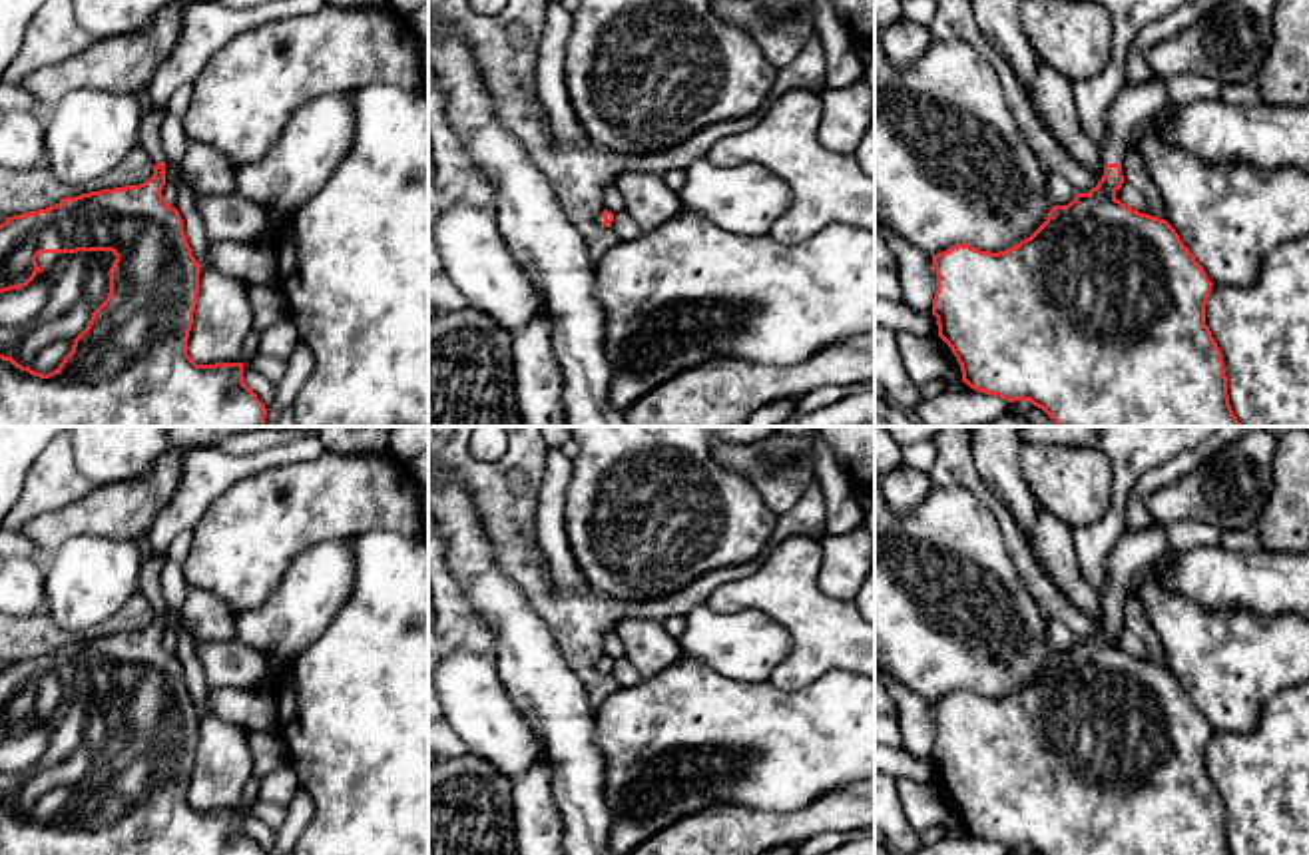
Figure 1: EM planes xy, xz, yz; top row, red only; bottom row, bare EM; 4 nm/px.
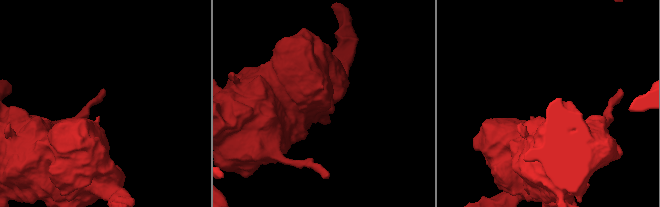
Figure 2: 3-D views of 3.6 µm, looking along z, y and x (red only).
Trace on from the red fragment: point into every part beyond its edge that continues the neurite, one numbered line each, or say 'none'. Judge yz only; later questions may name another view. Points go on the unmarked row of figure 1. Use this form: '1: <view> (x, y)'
1: yz (1136, 549)

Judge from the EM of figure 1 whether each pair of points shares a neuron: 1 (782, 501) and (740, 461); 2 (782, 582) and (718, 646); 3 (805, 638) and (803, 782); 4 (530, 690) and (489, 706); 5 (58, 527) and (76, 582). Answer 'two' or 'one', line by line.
1: one
2: two
3: two
4: two
5: two

